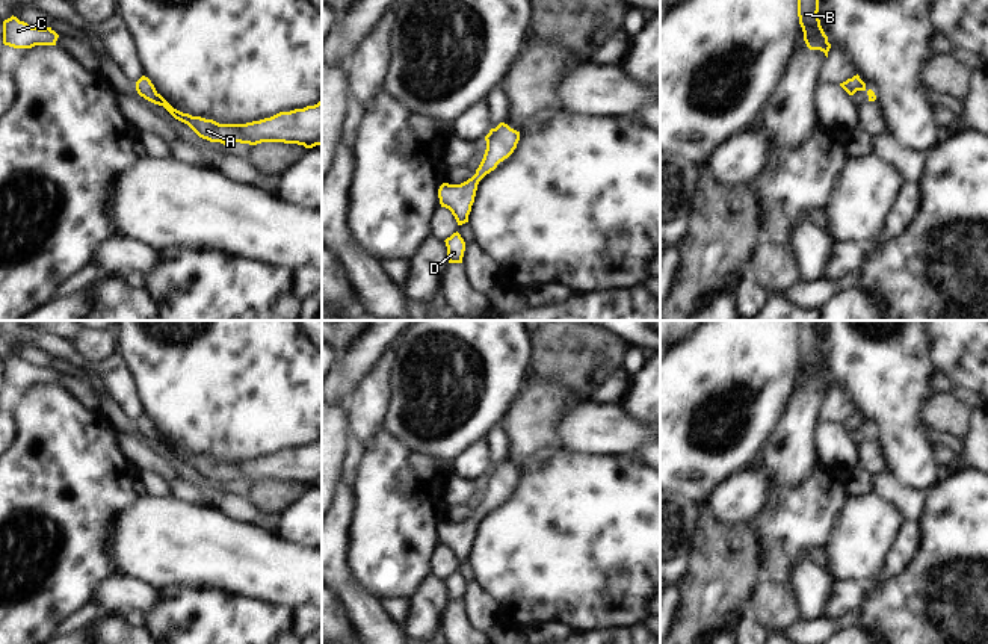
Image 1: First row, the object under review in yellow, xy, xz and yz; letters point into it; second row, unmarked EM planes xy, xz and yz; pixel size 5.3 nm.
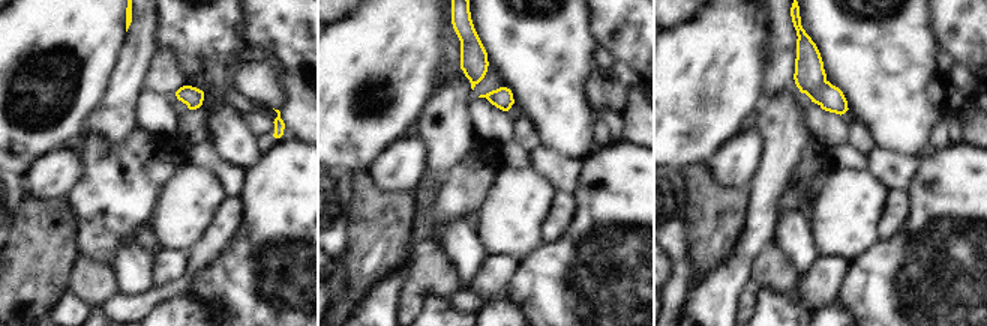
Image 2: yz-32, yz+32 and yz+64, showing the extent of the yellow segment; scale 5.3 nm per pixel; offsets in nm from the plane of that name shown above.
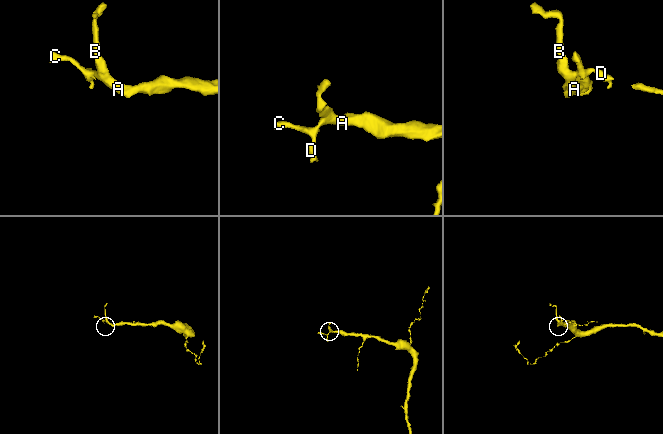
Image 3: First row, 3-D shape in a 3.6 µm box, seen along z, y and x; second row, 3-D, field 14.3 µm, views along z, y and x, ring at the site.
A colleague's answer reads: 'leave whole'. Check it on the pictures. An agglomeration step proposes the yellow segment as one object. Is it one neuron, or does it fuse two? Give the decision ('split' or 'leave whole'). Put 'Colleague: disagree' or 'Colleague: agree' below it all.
leave whole
Colleague: agree

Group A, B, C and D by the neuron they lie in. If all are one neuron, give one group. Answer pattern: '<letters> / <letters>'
A B C D

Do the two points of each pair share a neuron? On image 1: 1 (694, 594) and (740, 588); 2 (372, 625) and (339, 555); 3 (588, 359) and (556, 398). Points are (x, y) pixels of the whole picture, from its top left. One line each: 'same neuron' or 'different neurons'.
1: same neuron
2: same neuron
3: different neurons

